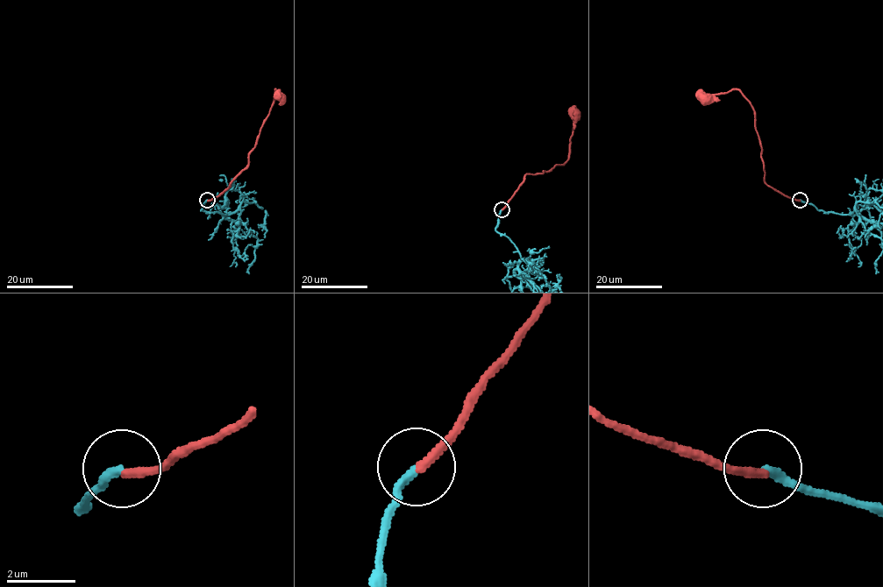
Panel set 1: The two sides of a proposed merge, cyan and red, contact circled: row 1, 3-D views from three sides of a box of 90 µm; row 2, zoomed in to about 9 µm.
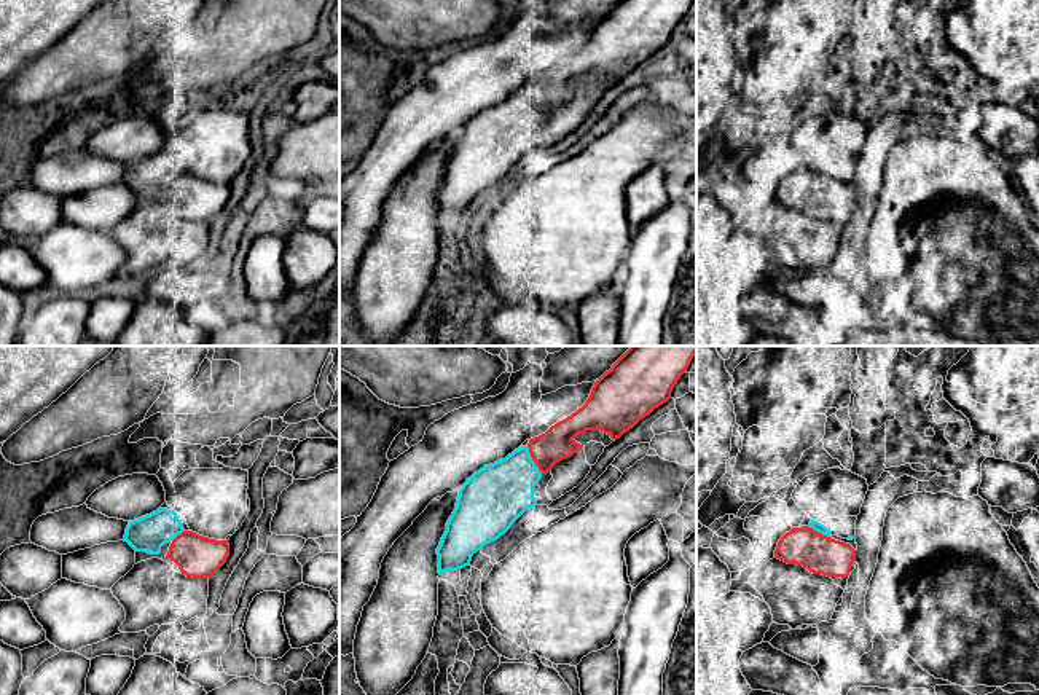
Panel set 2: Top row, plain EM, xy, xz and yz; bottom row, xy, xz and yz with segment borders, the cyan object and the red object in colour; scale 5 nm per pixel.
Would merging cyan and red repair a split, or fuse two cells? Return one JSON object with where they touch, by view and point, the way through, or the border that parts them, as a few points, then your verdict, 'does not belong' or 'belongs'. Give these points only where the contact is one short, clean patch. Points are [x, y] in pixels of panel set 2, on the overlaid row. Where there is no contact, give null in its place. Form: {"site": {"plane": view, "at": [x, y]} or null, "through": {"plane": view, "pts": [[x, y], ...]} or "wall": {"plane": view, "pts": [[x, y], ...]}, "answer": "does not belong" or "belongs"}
{"site": {"plane": "xz", "at": [531, 459]}, "answer": "belongs"}

